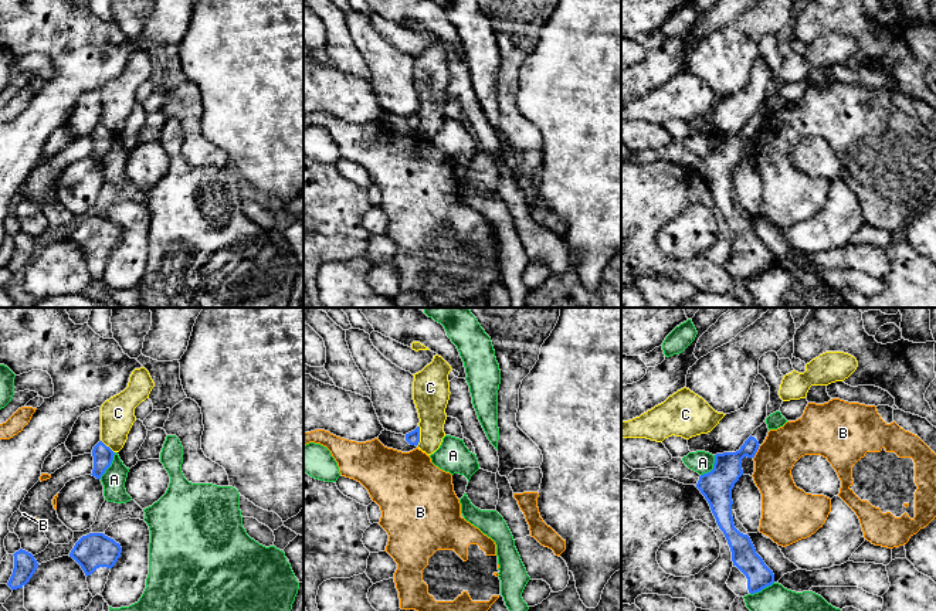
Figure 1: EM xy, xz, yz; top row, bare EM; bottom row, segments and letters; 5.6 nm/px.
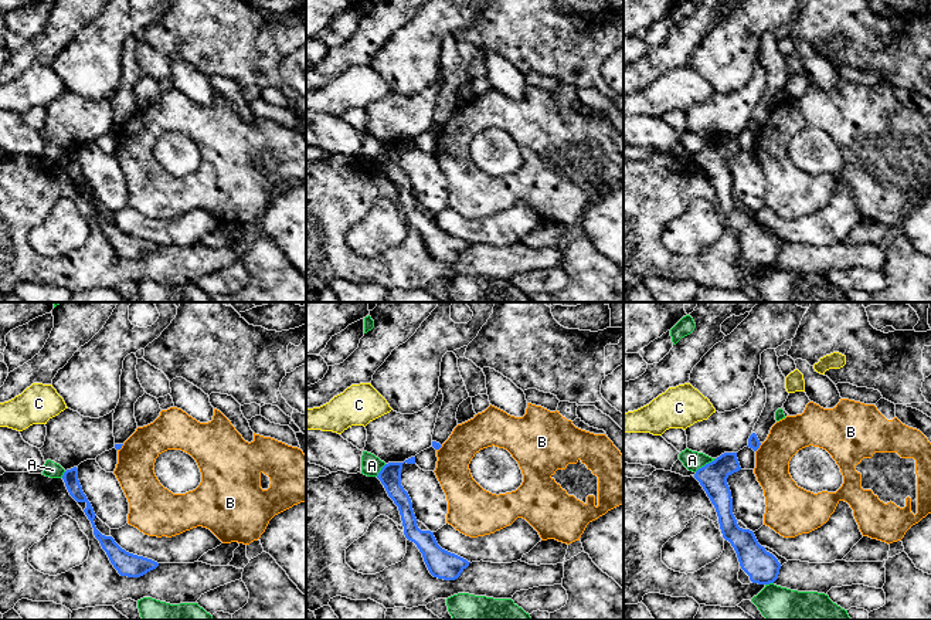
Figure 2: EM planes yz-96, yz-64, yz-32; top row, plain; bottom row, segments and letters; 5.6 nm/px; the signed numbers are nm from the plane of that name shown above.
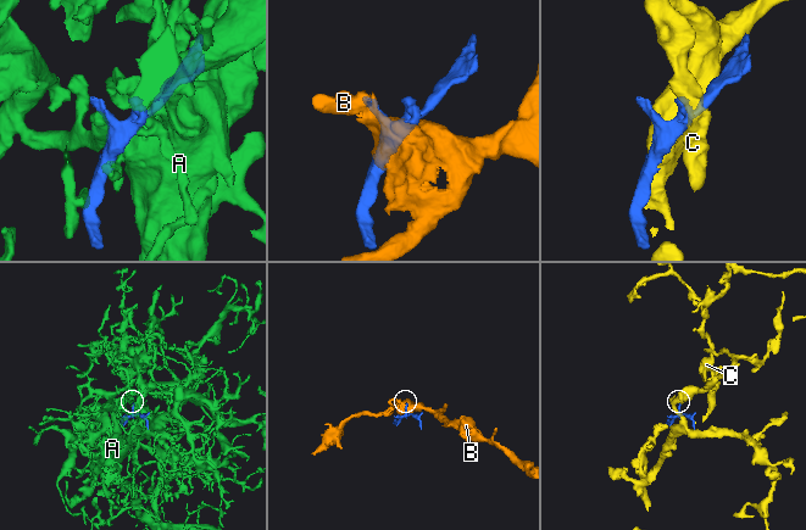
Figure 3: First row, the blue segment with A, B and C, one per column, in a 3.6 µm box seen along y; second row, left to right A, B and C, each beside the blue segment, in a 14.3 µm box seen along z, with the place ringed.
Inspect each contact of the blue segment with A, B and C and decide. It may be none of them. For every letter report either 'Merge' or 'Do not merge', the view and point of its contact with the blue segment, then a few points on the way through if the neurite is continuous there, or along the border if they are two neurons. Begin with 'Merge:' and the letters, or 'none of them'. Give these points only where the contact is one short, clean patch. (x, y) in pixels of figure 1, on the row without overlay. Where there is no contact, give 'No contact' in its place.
Merge: none of them
A: Do not merge. Touches blue at xy (109, 148)
B: Do not merge. Touches blue at yz (756, 133). Boundary: yz (760, 128), (753, 141)
C: Do not merge. Touches blue at xz (419, 118). Boundary: xz (419, 108), (419, 125), (416, 128)

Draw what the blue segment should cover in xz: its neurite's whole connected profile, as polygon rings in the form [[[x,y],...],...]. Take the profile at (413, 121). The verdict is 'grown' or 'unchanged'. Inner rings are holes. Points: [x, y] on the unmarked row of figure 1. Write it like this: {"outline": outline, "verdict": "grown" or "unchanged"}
{"outline": [[[420,109],[406,118],[384,112],[379,118],[379,123],[387,130],[410,135],[416,132],[420,125]]], "verdict": "grown"}

